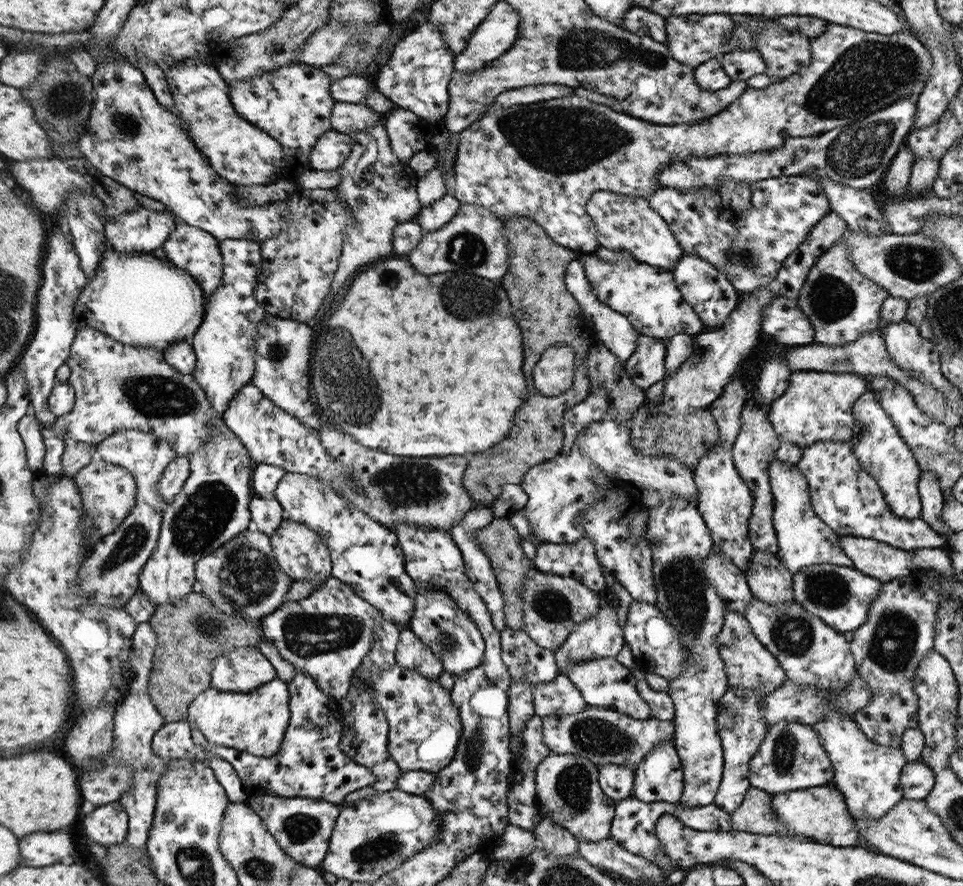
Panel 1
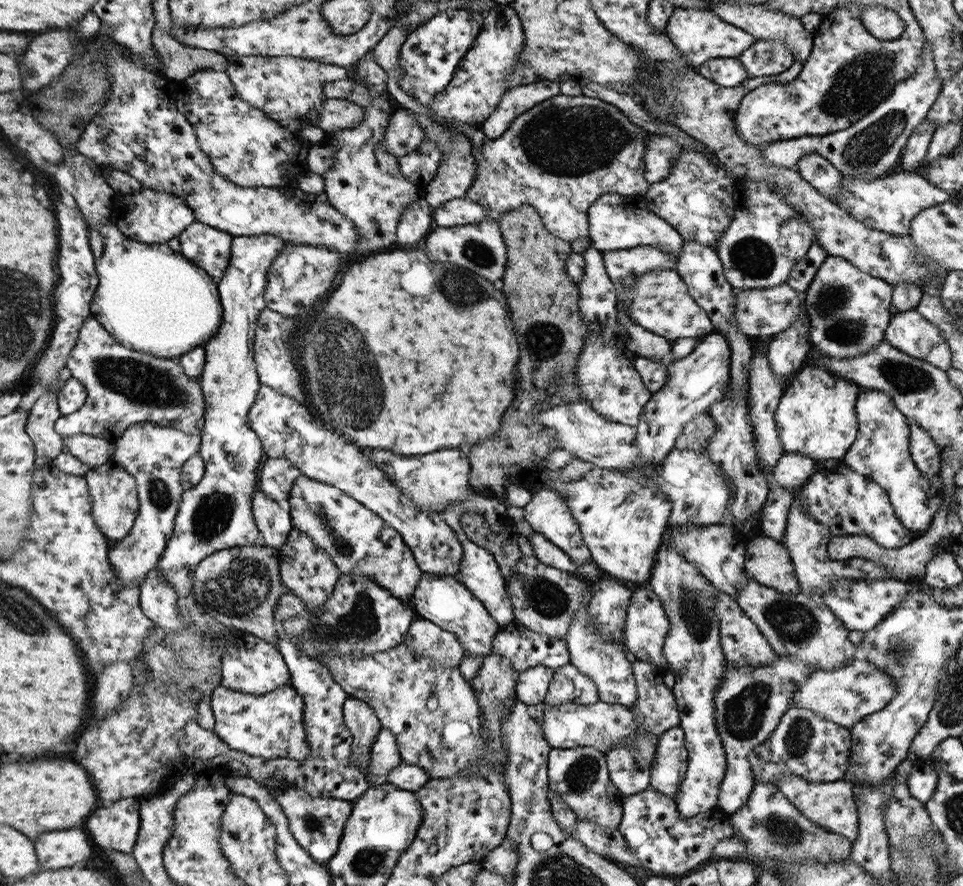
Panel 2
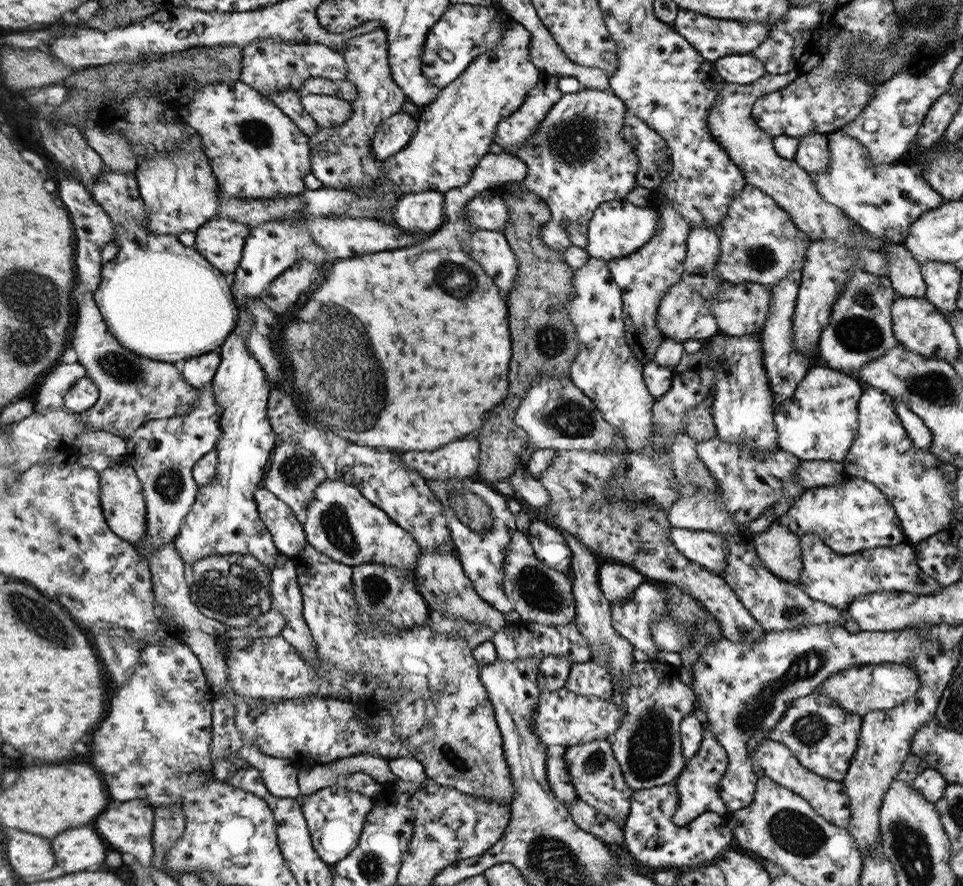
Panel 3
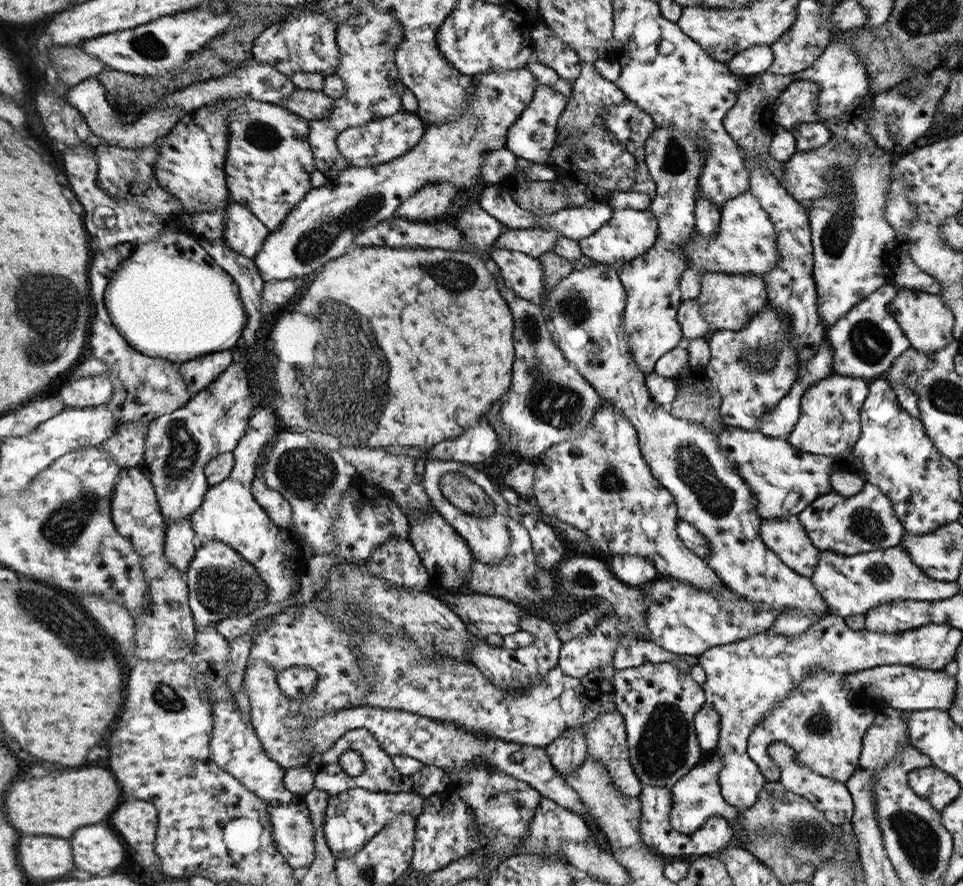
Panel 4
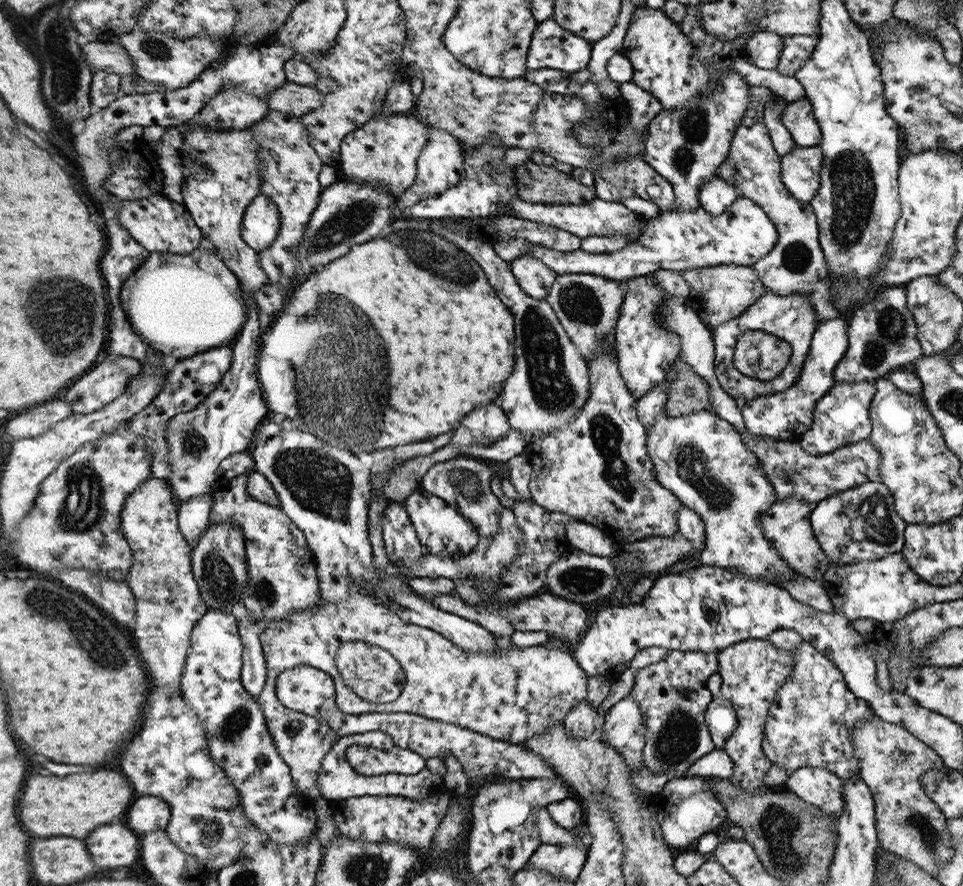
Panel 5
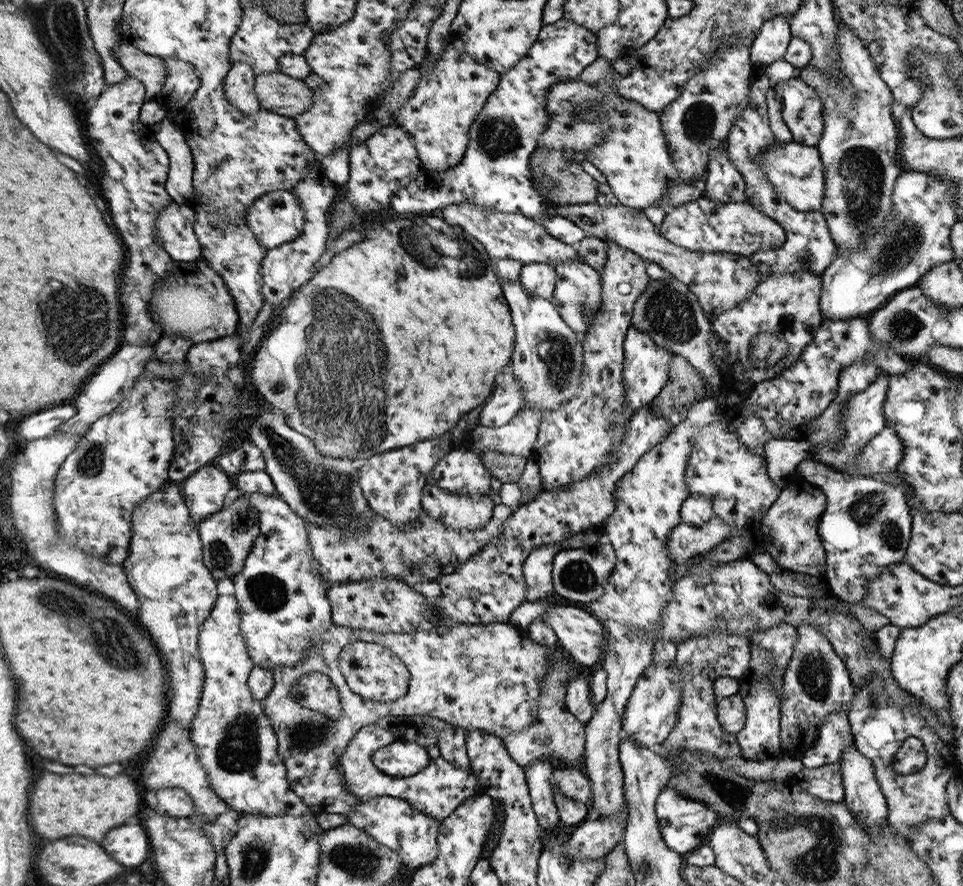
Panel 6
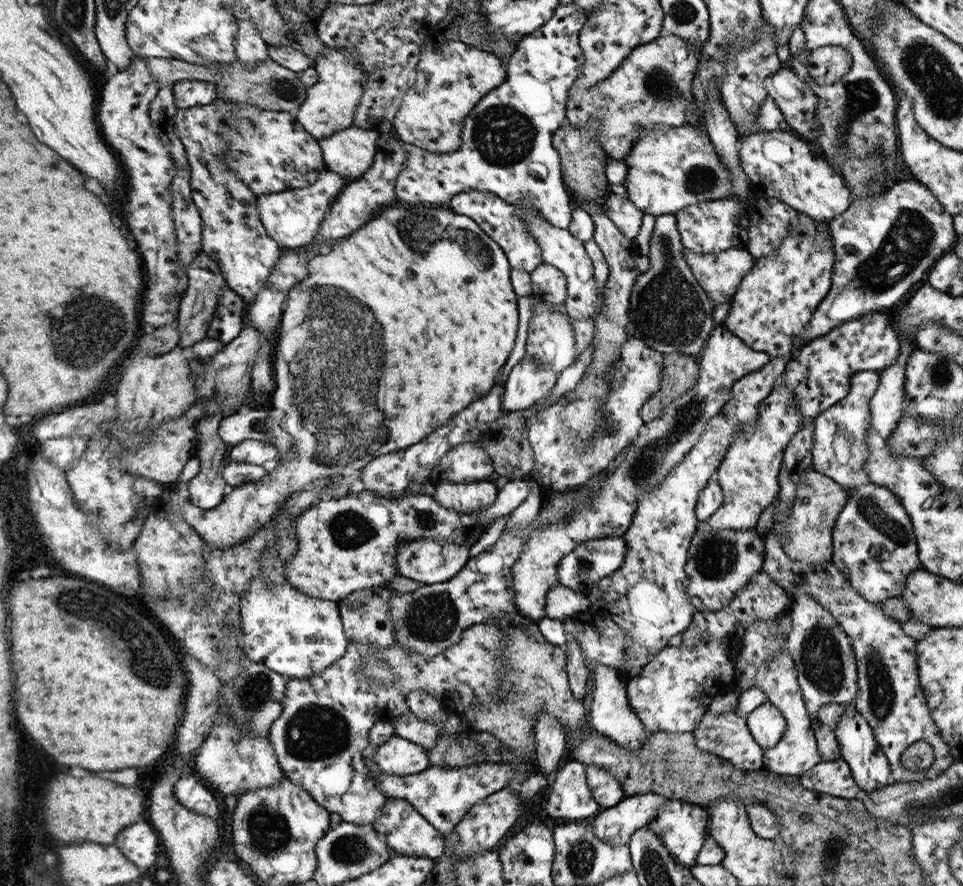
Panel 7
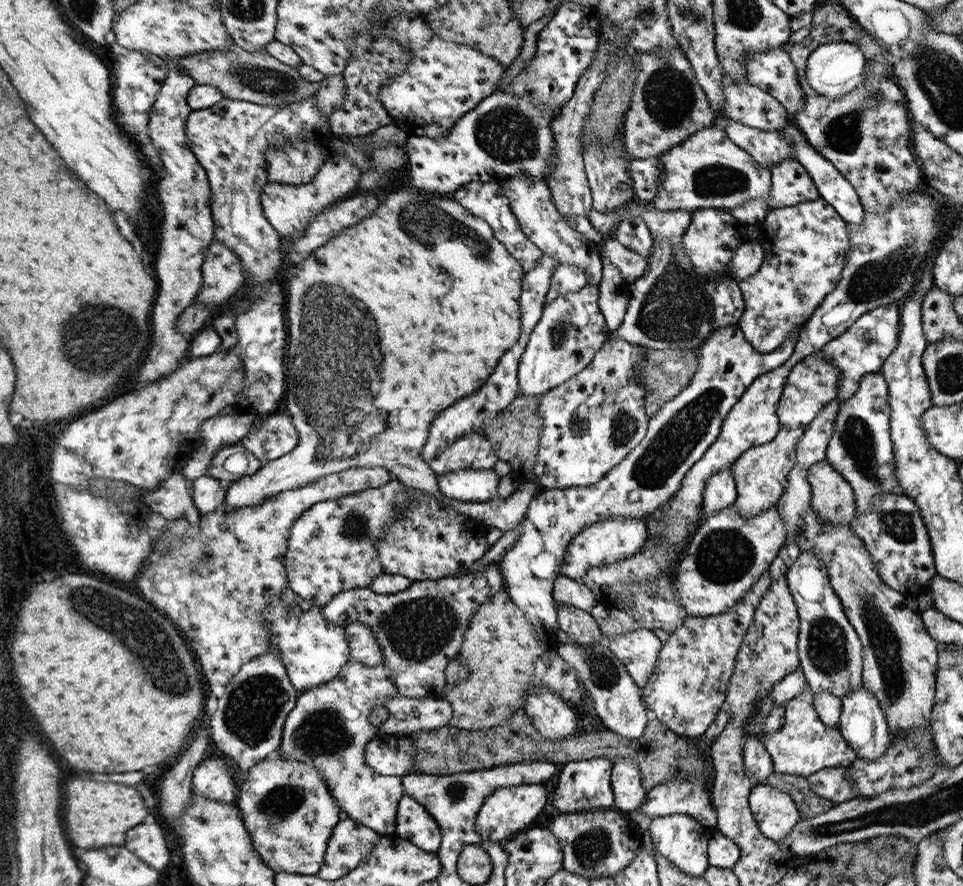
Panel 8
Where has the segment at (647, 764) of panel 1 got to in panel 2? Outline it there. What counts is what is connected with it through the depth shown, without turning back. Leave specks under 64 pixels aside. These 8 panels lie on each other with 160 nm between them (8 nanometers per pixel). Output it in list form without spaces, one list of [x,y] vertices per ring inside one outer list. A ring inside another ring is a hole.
[[[677,725],[664,732],[657,740],[649,788],[675,798],[687,771],[687,760],[684,731]]]

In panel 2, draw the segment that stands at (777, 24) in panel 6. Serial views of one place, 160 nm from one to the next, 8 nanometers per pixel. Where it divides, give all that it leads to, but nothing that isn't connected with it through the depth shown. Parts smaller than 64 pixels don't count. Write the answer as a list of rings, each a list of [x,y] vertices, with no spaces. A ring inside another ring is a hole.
[[[737,58],[710,59],[697,67],[696,70],[703,77],[717,81],[718,84],[725,85],[726,88],[737,87],[750,78],[748,69]]]

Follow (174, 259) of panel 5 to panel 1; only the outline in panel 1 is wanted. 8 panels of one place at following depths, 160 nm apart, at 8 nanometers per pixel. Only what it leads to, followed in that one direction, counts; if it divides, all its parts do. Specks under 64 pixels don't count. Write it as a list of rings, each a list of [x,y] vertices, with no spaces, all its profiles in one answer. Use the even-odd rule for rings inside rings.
[[[107,246],[93,278],[80,291],[74,304],[76,320],[82,326],[96,328],[122,344],[166,350],[174,343],[189,342],[203,323],[205,314],[203,290],[185,270],[176,268],[169,260],[158,259],[151,252],[116,251]]]

